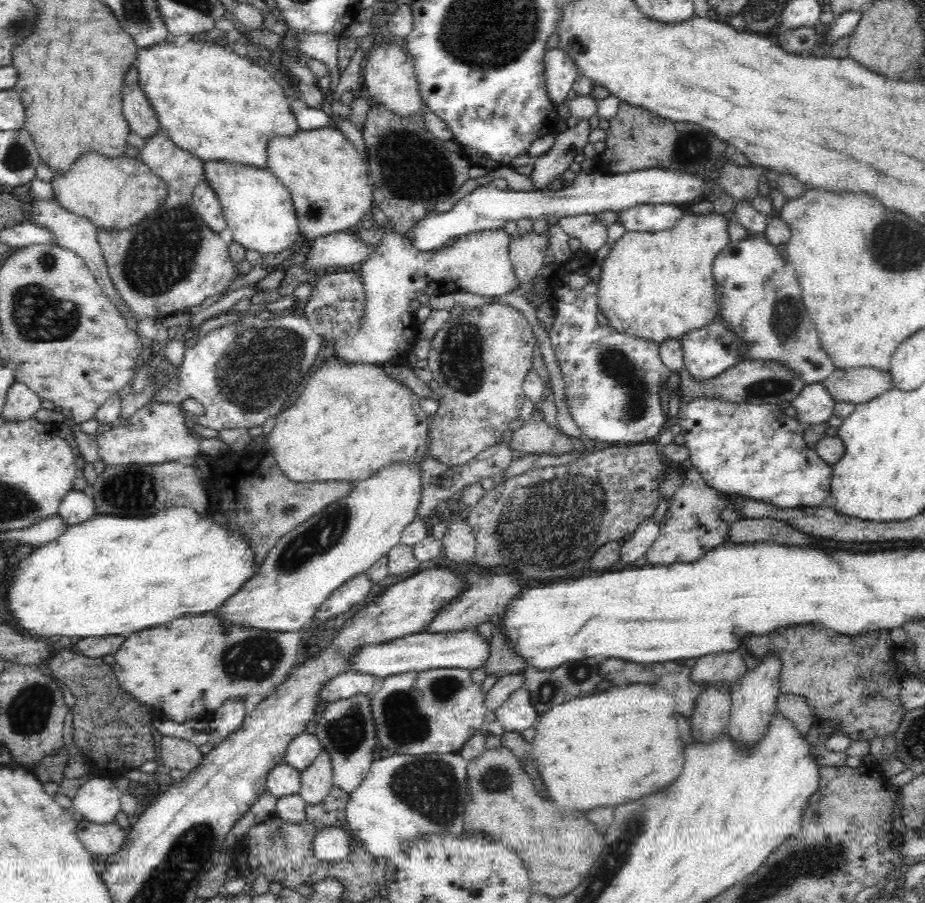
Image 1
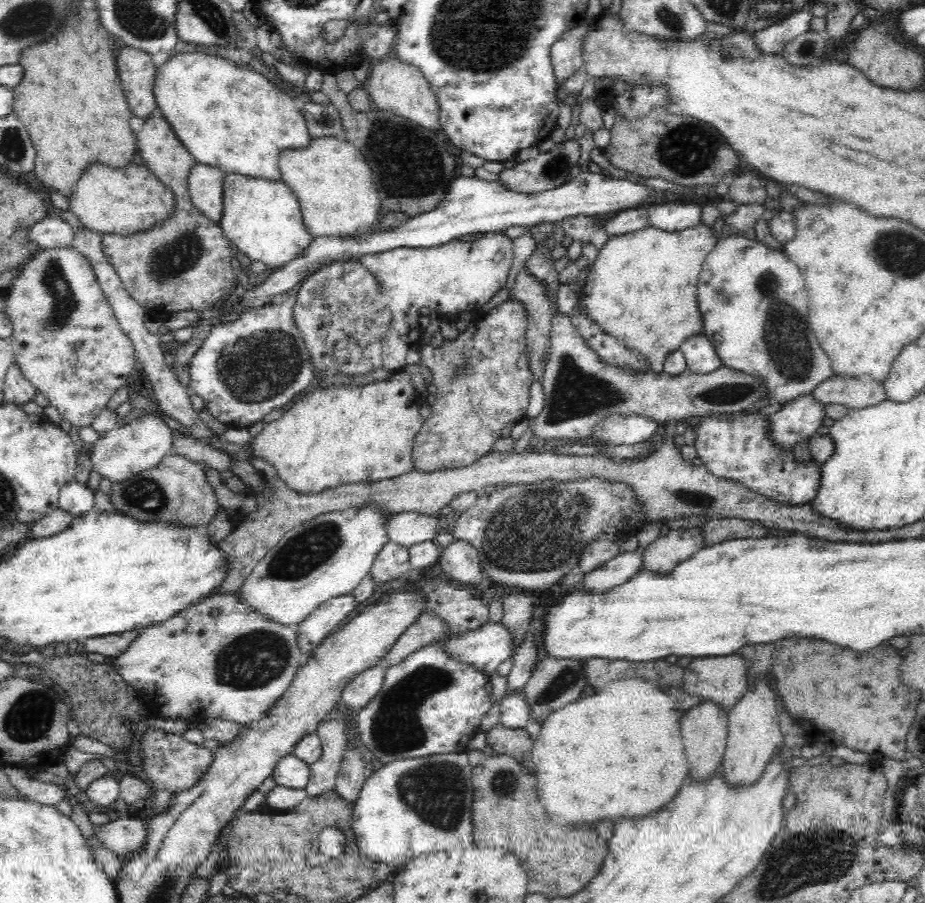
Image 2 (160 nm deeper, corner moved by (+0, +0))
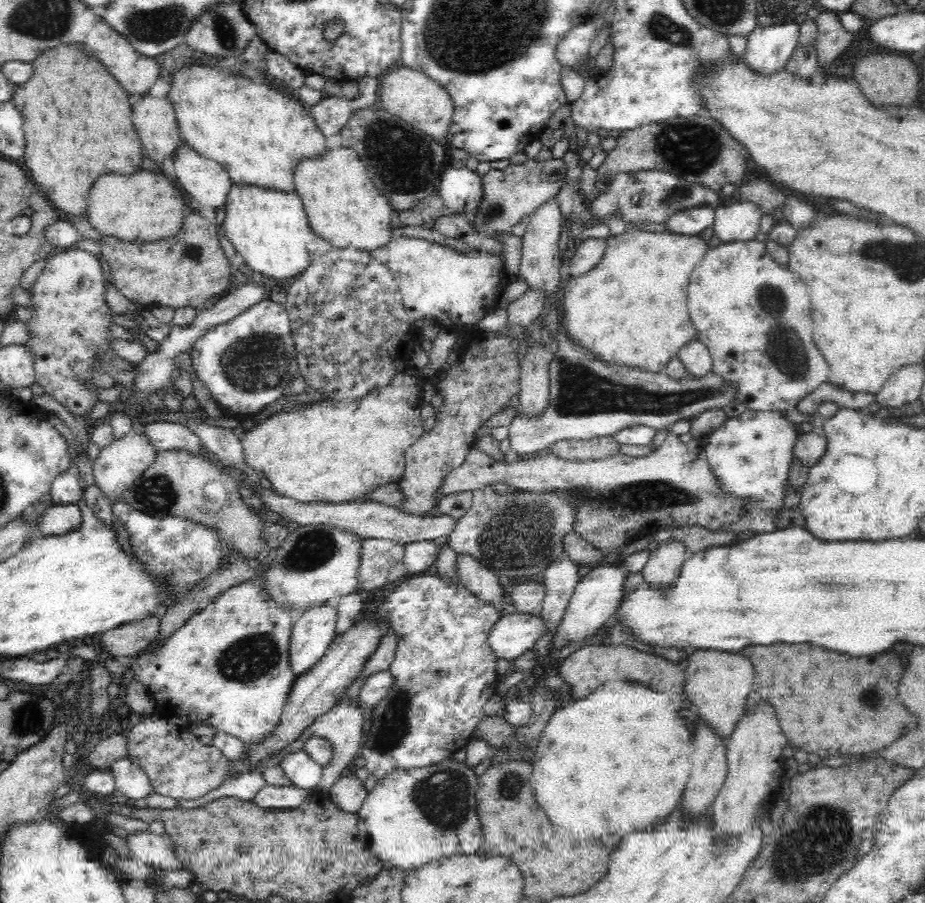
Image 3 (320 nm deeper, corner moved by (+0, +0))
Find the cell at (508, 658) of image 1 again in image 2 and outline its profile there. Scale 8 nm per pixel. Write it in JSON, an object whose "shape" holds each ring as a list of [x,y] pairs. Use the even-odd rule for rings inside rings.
{"shape":[[[511,591],[508,596],[500,596],[504,616],[501,623],[513,634],[515,644],[520,644],[530,628],[534,616],[534,597],[525,591]]]}

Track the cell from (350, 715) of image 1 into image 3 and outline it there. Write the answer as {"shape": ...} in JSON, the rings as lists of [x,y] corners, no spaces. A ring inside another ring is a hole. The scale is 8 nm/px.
{"shape":[[[352,775],[336,780],[328,794],[331,801],[334,801],[340,809],[349,814],[358,814],[369,793],[365,790],[363,782],[356,775]]]}

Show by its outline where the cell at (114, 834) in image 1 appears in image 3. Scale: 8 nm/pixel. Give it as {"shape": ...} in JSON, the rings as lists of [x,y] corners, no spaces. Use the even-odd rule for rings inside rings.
{"shape":[[[140,832],[130,834],[126,839],[134,860],[144,864],[162,867],[170,867],[170,870],[184,868],[183,863],[175,854],[175,847],[167,844],[167,840],[161,835],[151,832]]]}

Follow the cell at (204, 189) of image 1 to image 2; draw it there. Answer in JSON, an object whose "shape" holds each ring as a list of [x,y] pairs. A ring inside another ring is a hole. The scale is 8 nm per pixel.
{"shape":[[[197,163],[186,178],[194,206],[211,221],[220,223],[223,215],[223,170],[217,166]]]}

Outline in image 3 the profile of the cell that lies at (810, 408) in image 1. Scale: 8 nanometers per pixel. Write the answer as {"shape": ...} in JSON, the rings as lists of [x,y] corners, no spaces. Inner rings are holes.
{"shape":[[[746,410],[714,428],[708,444],[701,446],[701,455],[709,462],[710,470],[718,478],[720,489],[742,501],[742,514],[721,530],[766,534],[777,528],[777,516],[783,508],[792,446],[798,437],[795,424],[788,422],[781,412]]]}

